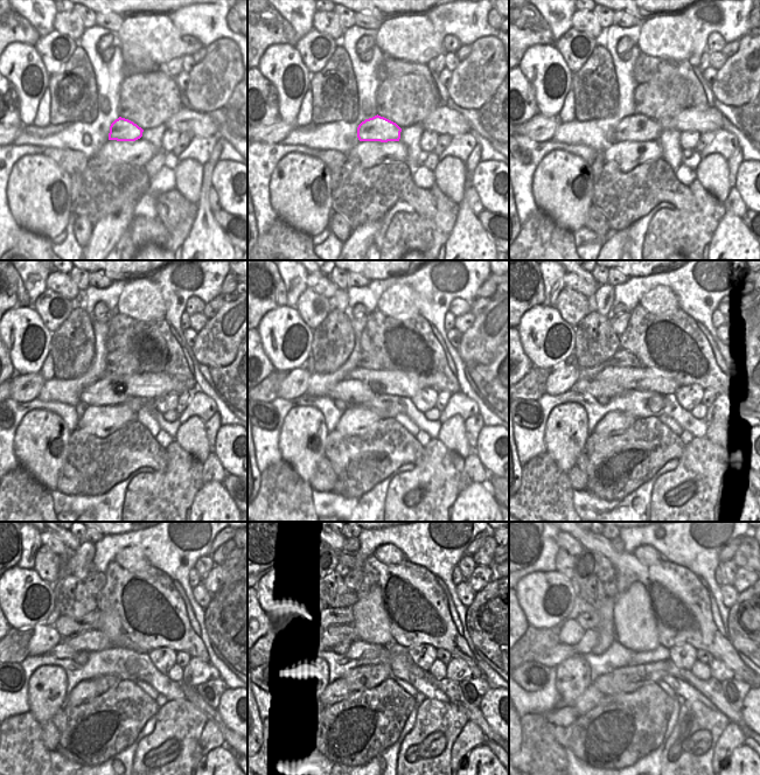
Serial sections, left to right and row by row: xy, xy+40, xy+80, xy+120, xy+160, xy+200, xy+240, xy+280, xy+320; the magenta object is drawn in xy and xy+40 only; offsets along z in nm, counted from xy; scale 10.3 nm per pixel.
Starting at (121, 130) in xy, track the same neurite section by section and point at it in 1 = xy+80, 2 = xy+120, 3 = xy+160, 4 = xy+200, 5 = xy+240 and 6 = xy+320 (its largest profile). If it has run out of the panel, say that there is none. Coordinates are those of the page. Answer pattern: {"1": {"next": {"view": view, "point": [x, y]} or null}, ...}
{"1": {"next": {"view": "xy+80", "point": [638, 127]}}, "2": {"next": {"view": "xy+120", "point": [99, 393]}}, "3": {"next": {"view": "xy+160", "point": [354, 392]}}, "4": {"next": {"view": "xy+200", "point": [595, 389]}}, "5": {"next": {"view": "xy+240", "point": [61, 650]}}, "6": {"next": {"view": "xy+320", "point": [559, 653]}}}

